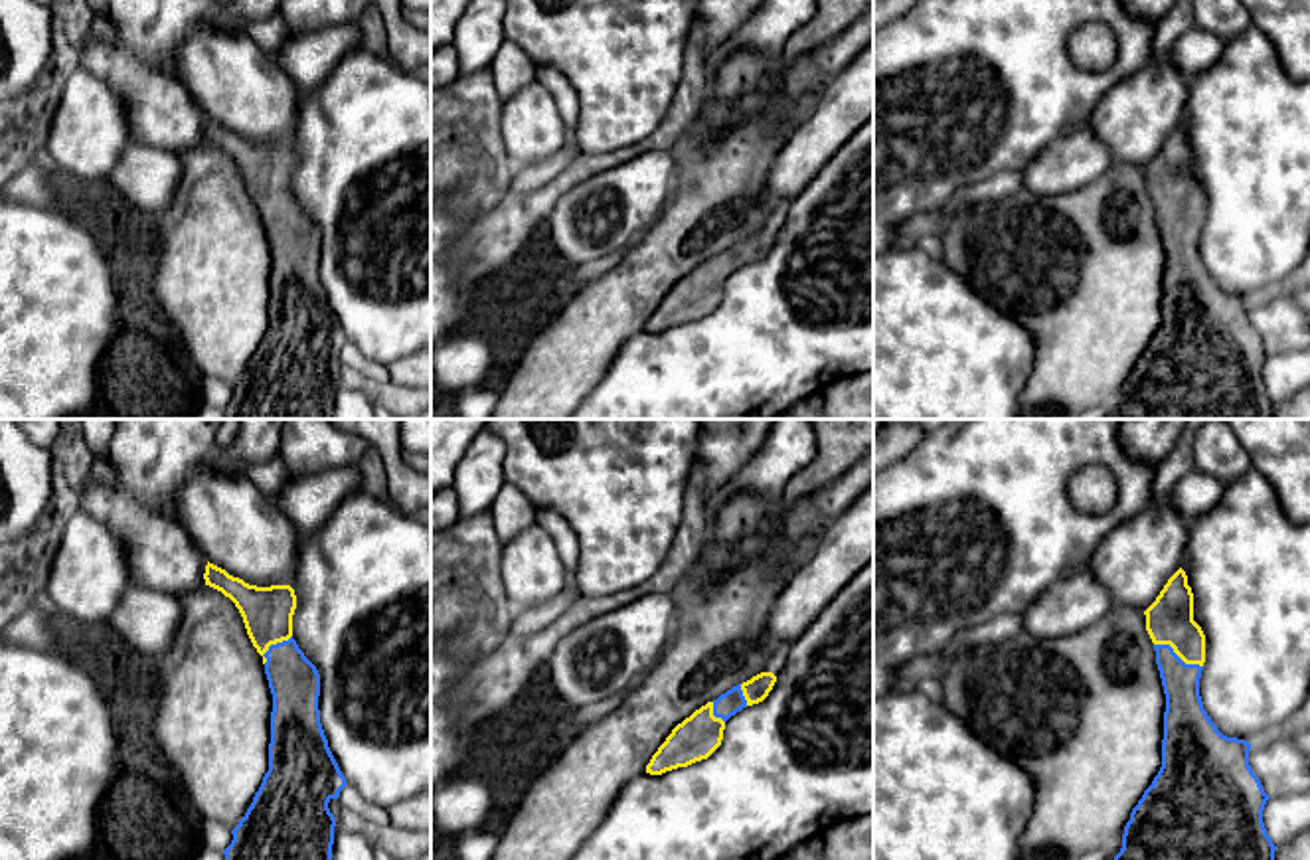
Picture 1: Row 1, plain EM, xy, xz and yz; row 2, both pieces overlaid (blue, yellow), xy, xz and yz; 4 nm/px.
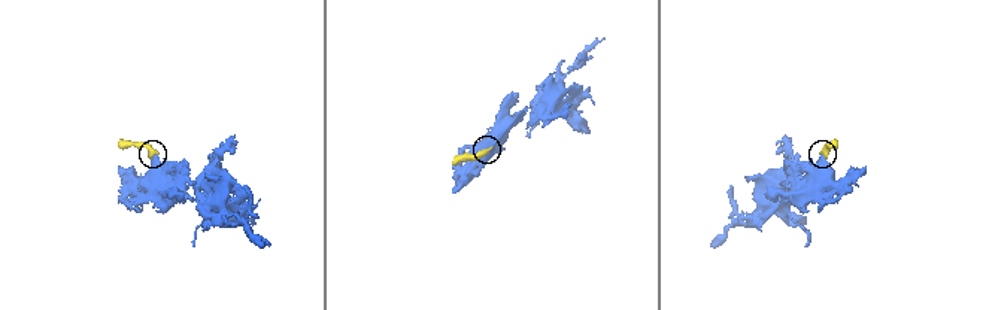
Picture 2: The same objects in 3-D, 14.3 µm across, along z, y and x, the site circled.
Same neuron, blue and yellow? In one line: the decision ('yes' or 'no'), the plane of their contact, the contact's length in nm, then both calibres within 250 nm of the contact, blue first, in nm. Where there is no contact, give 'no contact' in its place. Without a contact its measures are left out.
yes | yz | 220 nm | 160/190 nm

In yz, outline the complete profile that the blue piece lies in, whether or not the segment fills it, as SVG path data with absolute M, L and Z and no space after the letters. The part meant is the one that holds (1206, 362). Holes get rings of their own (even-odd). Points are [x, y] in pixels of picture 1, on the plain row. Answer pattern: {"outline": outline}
{"outline": "M1182 125L1144 172L1166 251L1162 324L1132 366L1112 419L1274 419L1276 403L1263 380L1270 354L1249 322L1251 301L1223 293L1203 267L1205 192L1193 178L1193 150Z"}

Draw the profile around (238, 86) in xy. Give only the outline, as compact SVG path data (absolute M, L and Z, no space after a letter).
M194 22L174 55L182 79L205 117L249 142L294 142L302 91L247 30Z

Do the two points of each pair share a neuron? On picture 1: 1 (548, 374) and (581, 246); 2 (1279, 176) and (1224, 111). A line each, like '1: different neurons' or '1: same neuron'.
1: different neurons
2: same neuron

